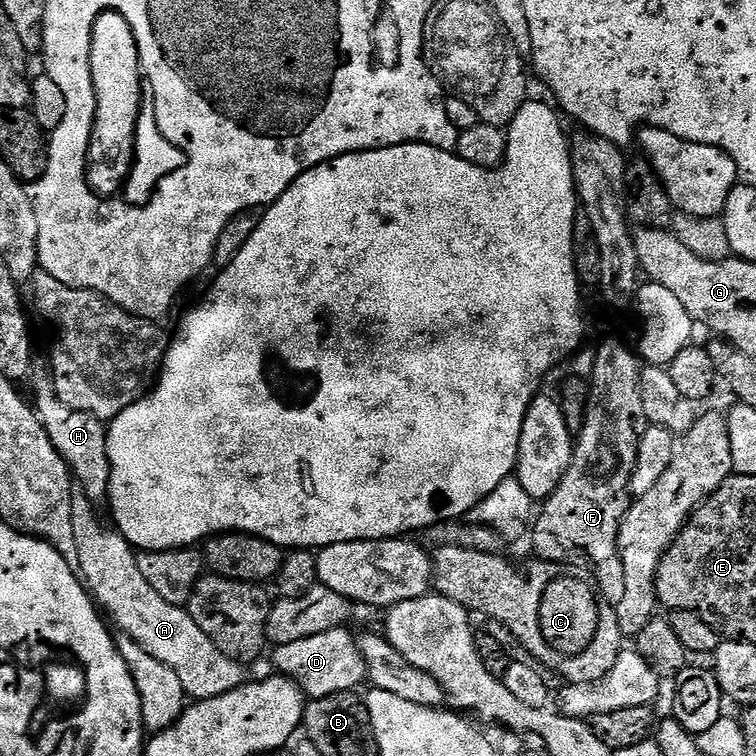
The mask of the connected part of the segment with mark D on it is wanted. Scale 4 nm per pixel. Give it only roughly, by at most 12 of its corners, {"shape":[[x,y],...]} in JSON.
{"shape":[[347,627],[275,649],[272,664],[317,700],[365,683]]}

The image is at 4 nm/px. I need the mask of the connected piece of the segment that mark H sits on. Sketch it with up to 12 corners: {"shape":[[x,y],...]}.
{"shape":[[51,367],[30,377],[36,417],[79,491],[107,501],[105,421],[58,398]]}

